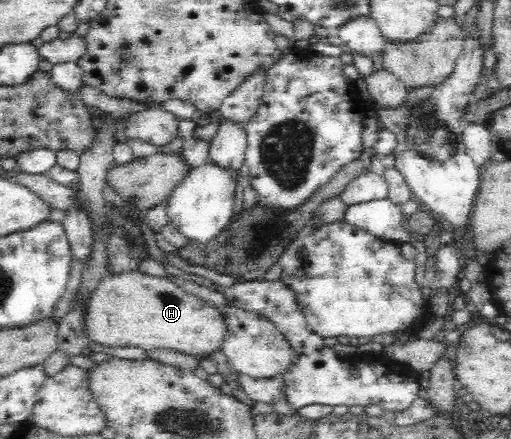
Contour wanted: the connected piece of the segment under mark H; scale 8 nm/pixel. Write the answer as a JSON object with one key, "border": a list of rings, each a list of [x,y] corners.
{"border":[[[141,271],[113,274],[113,276],[109,274],[103,276],[101,284],[91,297],[85,318],[85,329],[91,340],[104,347],[141,347],[146,351],[162,348],[201,357],[221,351],[225,338],[229,336],[228,321],[220,309],[199,295],[187,293],[173,280],[149,276]]]}

